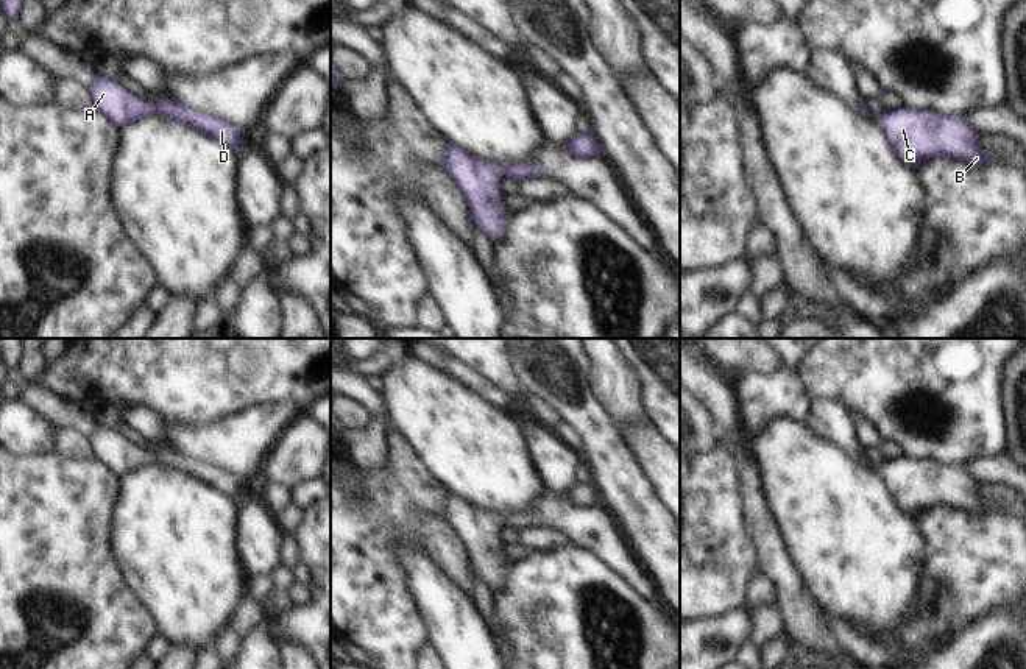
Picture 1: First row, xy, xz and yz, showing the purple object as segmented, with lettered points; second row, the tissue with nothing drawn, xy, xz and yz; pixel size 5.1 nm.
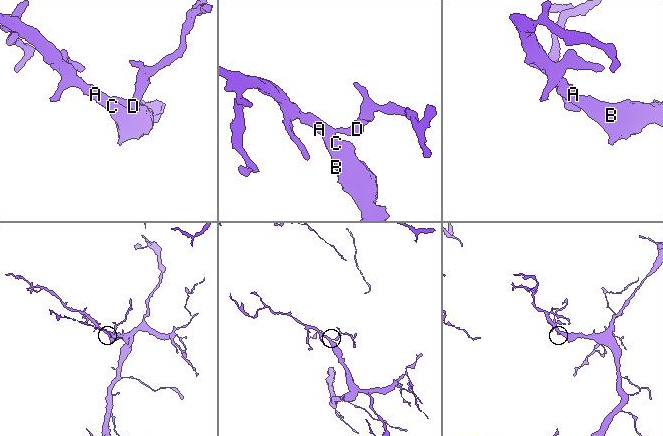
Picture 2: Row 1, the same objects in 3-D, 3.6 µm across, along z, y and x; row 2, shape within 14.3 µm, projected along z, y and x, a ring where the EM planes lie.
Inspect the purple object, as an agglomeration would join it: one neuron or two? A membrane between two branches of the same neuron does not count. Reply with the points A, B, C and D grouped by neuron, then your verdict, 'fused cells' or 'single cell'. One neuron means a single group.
A B C D | single cell

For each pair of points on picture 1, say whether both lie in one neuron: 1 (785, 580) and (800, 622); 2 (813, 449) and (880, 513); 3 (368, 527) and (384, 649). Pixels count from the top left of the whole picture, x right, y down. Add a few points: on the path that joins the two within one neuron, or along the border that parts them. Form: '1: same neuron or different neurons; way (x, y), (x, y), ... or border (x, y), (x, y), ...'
1: same neuron; way (791, 591), (800, 612)
2: same neuron; way (830, 467), (863, 499)
3: same neuron; way (368, 557), (368, 602), (381, 619)

